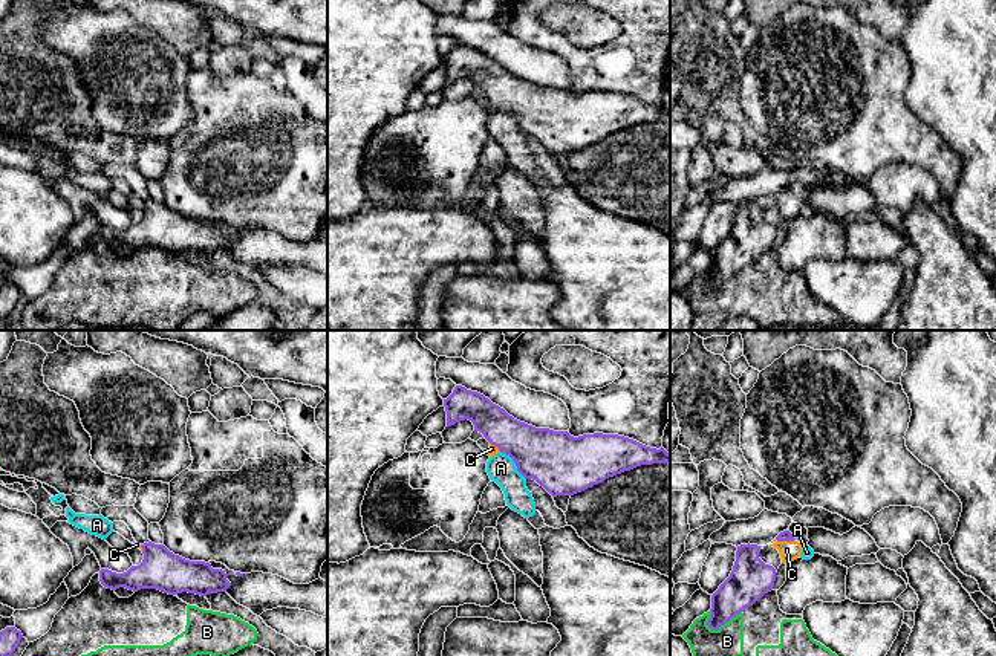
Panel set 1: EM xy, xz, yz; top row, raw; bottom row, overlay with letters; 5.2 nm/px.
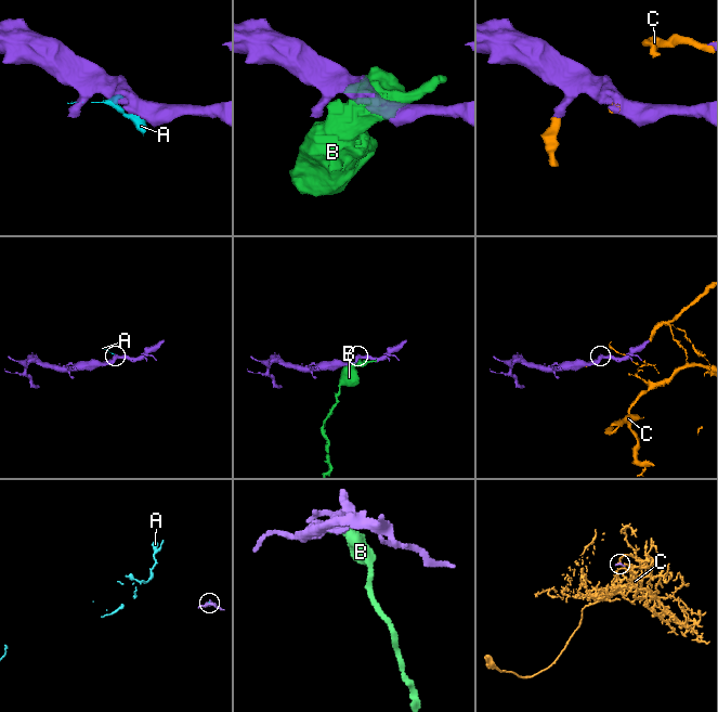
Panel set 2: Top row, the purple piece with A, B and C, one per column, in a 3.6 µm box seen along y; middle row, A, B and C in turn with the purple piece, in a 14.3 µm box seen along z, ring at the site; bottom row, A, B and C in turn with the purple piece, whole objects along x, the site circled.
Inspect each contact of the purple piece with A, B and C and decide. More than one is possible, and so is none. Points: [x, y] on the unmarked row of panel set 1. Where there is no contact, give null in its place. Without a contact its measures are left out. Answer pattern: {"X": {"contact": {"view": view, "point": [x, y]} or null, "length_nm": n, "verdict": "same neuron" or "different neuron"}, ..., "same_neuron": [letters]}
{"A": {"contact": {"view": "xz", "point": [514, 120]}, "length_nm": 200, "verdict": "different neuron"}, "B": {"contact": {"view": "yz", "point": [722, 282]}, "length_nm": 200, "verdict": "different neuron"}, "C": {"contact": {"view": "yz", "point": [785, 198]}, "length_nm": 100, "verdict": "same neuron"}, "same_neuron": ["C"]}

